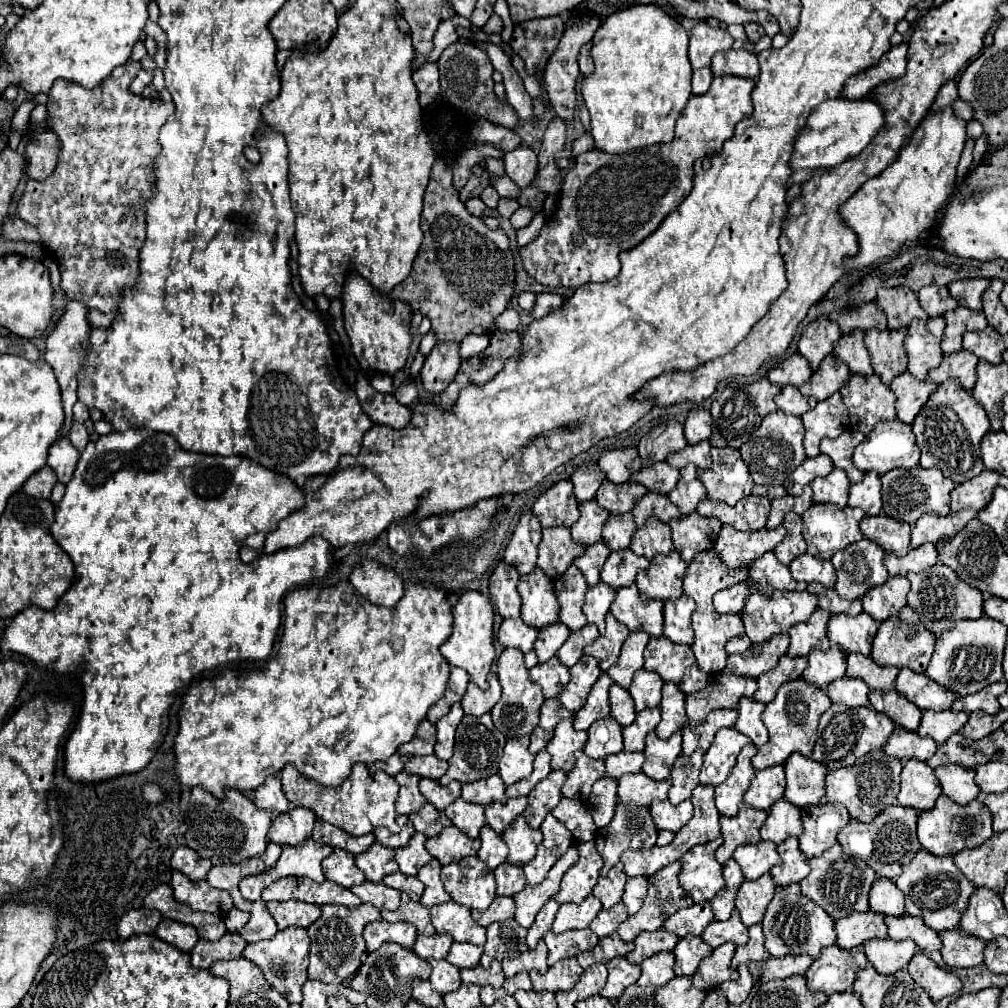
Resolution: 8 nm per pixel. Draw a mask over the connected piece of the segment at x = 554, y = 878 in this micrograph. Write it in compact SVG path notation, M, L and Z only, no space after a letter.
M577 840L569 846L569 850L553 864L553 868L549 870L549 874L545 876L545 880L537 886L525 886L521 892L517 892L513 896L515 900L515 920L523 926L529 928L537 916L537 912L545 906L547 900L551 900L561 884L561 878L565 874L565 870L569 866L573 866L573 862L577 862L579 858L579 850L577 850Z

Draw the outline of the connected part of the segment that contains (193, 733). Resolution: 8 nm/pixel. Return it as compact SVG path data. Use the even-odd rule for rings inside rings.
M341 582L335 588L297 588L285 596L285 626L283 626L283 636L279 642L279 650L273 658L269 658L261 666L253 666L251 670L231 670L225 668L221 674L213 678L205 678L197 686L193 686L185 696L183 704L179 708L179 732L175 736L175 776L177 782L183 788L195 788L201 786L209 794L213 794L217 800L225 798L225 788L233 788L239 792L255 790L265 782L269 774L281 772L287 764L295 764L295 768L309 778L311 782L325 786L325 788L337 788L349 774L351 768L361 762L361 764L373 764L379 760L389 758L399 744L409 742L417 728L419 722L425 720L429 708L441 698L447 686L449 678L449 664L439 652L439 646L447 640L453 628L453 614L451 606L445 600L445 592L435 588L435 586L421 586L409 582L405 586L405 596L399 600L395 608L385 608L385 606L375 606L367 602L349 582Z

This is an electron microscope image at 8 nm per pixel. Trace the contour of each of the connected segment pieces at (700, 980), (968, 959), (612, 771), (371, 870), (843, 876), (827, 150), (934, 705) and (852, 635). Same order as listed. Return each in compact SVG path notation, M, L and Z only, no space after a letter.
M721 944L715 948L713 956L705 958L693 974L693 986L701 990L713 990L713 986L721 986L721 982L737 980L737 972L731 968L733 954L735 944Z
M959 928L939 934L943 940L943 962L949 968L973 968L983 964L985 942L973 936L963 934Z
M619 752L609 758L605 758L607 766L607 776L619 780L623 774L635 774L641 772L641 766L645 762L643 752Z
M375 842L367 852L361 852L355 856L355 864L363 870L369 882L381 882L387 874L393 874L399 870L393 850L387 846L381 846Z
M835 844L829 850L825 850L821 856L809 858L809 866L811 866L811 872L805 880L801 880L801 892L803 892L803 896L811 898L817 906L827 910L827 914L831 918L839 920L839 918L845 918L853 912L867 912L869 910L867 896L869 896L869 890L877 878L875 870L869 864L847 856L841 850L841 844Z
M835 98L827 100L809 116L807 126L799 134L795 142L795 152L791 158L791 166L797 168L823 168L837 166L849 158L855 158L869 146L869 142L877 136L881 126L885 124L885 110L873 98Z
M903 668L895 680L895 690L903 694L909 702L913 702L921 710L947 710L957 694L941 688L937 682L927 678L925 674L917 674L909 668Z
M861 612L859 616L847 616L847 614L831 616L827 624L827 638L833 644L841 646L845 654L859 652L869 656L877 626L879 624L865 612Z

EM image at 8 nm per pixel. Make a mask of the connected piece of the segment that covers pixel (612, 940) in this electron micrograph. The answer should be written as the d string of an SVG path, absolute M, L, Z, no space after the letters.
M615 932L615 934L609 934L605 938L601 938L597 942L597 946L593 950L585 950L577 956L579 964L583 968L589 968L593 964L607 964L609 960L613 960L615 956L625 956L633 950L633 944L631 942L623 942L621 936Z

